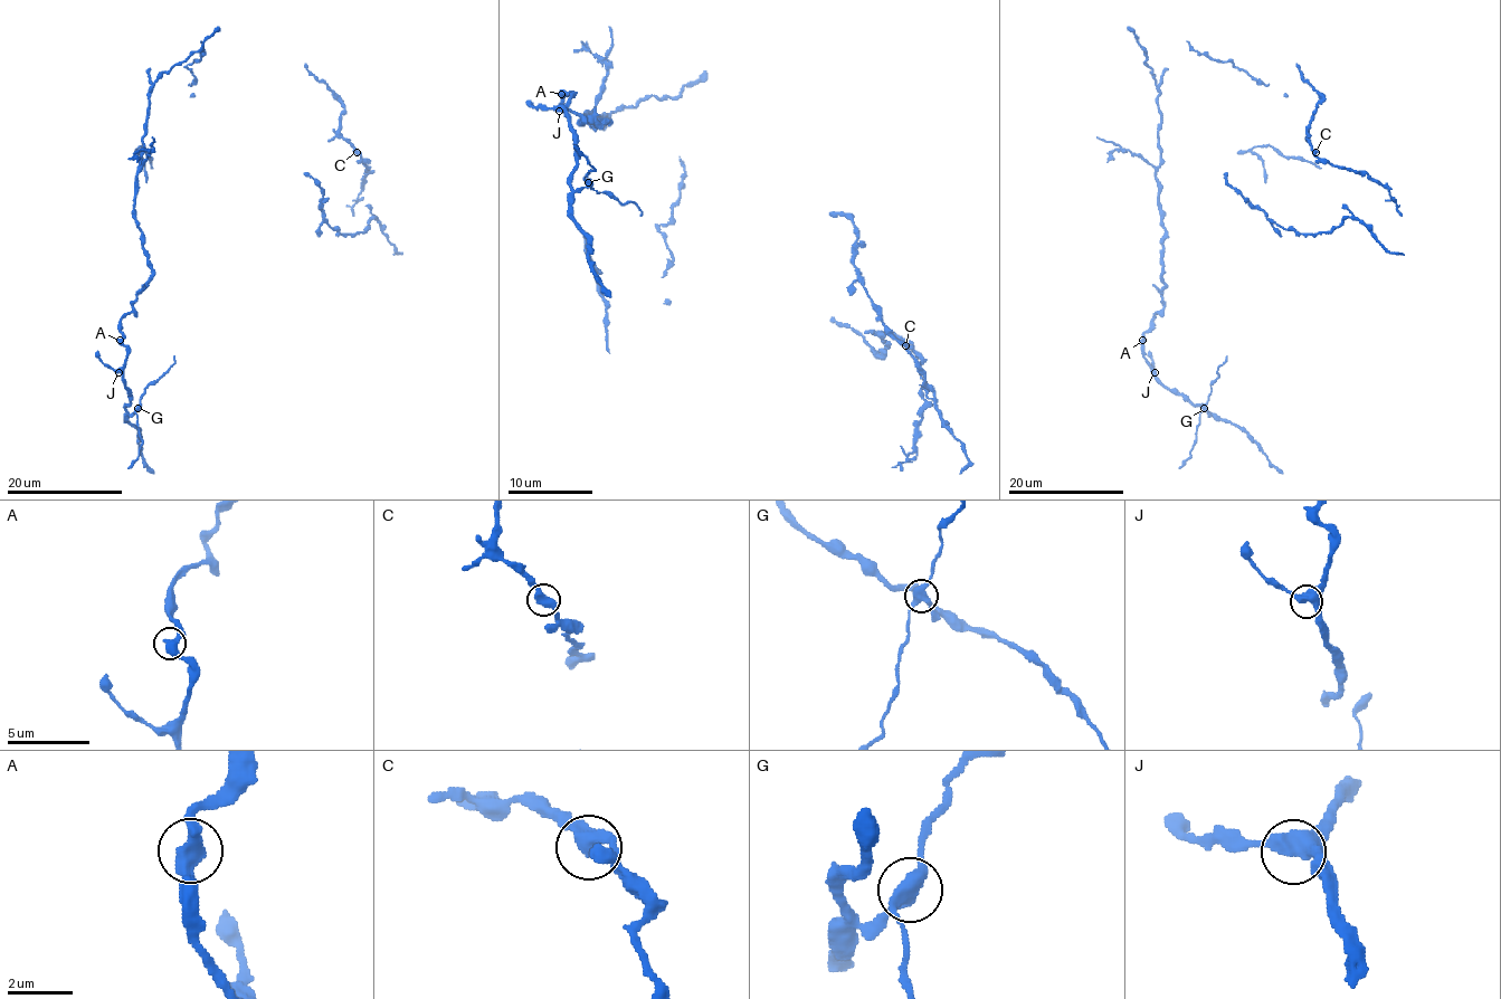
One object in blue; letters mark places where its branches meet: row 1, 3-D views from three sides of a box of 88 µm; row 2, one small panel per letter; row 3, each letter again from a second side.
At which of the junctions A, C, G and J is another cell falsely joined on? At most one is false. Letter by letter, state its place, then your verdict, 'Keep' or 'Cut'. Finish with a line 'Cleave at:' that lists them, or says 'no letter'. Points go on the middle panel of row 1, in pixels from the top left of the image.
A: Place: (561, 94). Keep
C: Place: (905, 345). Keep
G: Place: (588, 182). Cut
J: Place: (559, 111). Keep
Cleave at: G

